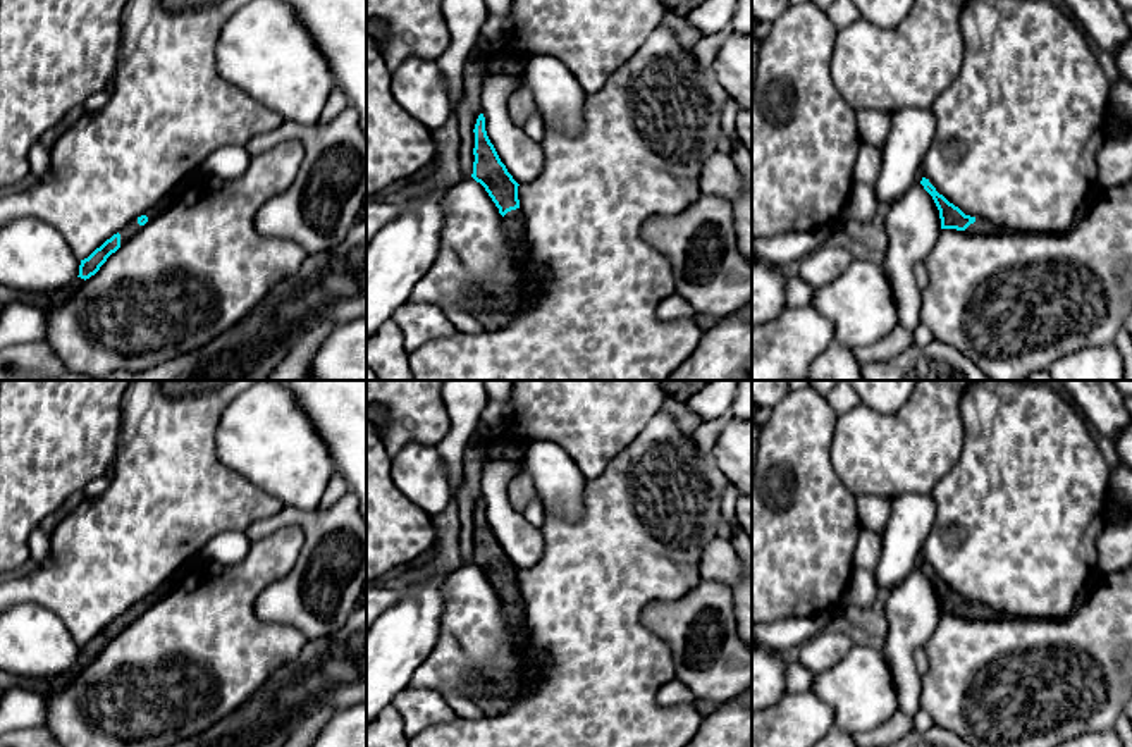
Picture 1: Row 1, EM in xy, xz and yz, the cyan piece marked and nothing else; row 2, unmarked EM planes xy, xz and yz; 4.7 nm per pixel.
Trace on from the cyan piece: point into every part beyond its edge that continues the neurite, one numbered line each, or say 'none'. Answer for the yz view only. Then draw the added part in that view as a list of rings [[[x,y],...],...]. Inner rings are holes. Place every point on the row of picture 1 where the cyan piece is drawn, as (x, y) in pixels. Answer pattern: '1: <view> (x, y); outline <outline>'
1: yz (981, 226); outline [[[975,217],[975,222],[970,224],[965,229],[965,232],[967,234],[993,234],[993,232],[996,232],[996,227],[989,220]]]

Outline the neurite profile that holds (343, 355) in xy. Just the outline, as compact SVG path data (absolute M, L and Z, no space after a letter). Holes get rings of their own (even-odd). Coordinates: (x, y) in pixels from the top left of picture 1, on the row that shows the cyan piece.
M366 315L332 329L313 358L310 375L318 380L366 380Z

